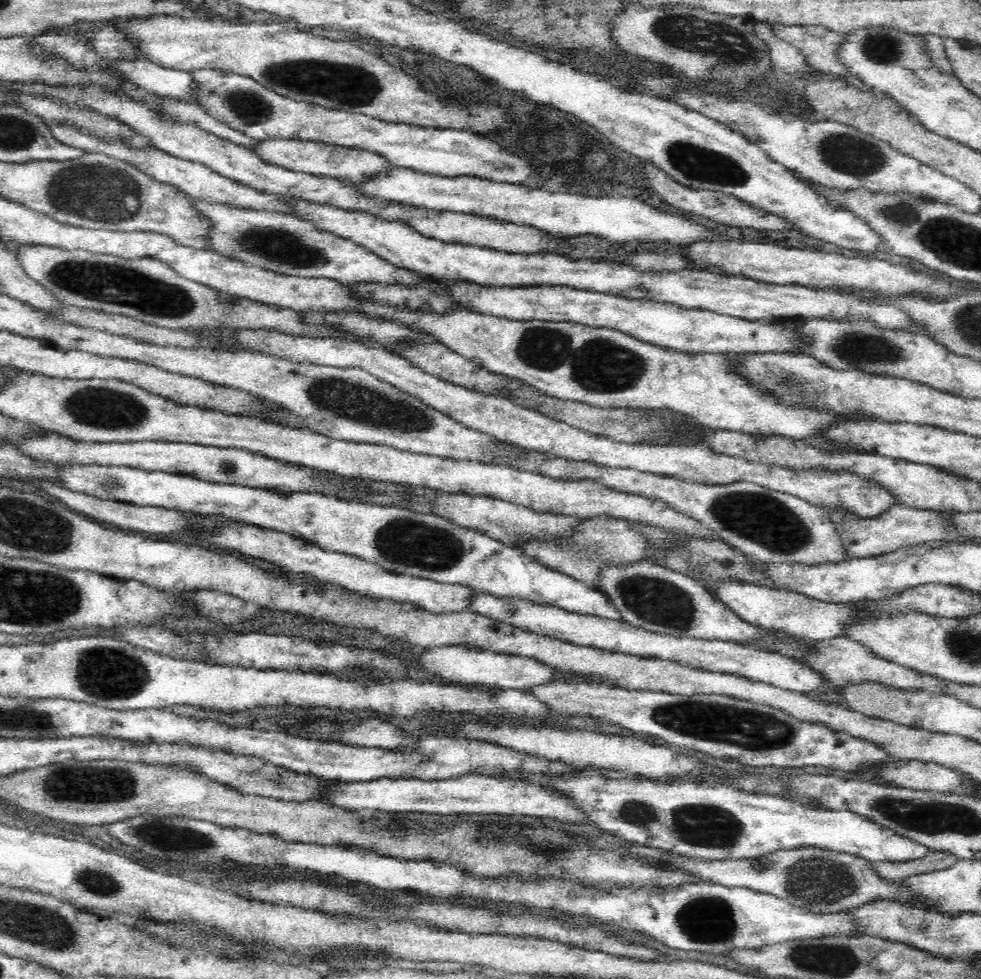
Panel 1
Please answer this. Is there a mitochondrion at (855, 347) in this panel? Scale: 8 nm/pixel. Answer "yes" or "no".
yes

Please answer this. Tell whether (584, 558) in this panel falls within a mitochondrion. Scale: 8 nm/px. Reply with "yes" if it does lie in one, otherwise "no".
yes

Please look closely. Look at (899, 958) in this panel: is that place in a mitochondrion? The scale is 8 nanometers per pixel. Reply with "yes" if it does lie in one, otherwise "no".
no

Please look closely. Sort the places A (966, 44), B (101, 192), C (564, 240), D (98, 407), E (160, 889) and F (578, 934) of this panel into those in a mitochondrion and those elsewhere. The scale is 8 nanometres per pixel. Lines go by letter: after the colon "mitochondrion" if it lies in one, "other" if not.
A: other
B: mitochondrion
C: other
D: mitochondrion
E: other
F: other

